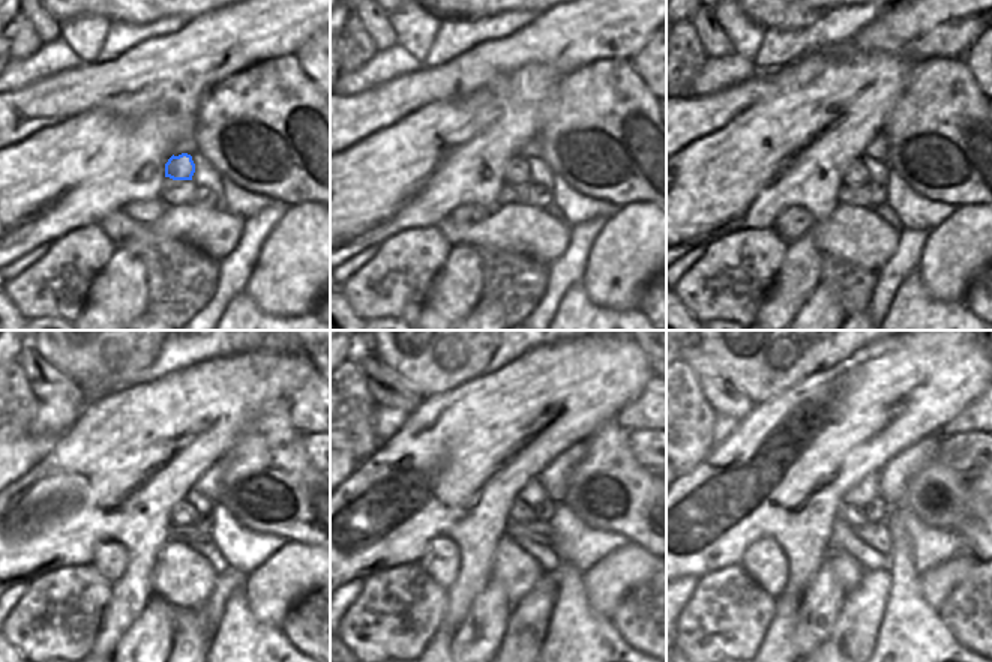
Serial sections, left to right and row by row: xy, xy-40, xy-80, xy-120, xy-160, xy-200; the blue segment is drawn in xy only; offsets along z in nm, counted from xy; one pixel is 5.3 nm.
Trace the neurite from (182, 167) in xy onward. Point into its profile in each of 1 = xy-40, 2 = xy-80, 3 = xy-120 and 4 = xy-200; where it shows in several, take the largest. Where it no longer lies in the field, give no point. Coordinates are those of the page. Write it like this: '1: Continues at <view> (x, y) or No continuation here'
1: Continues at xy-40 (517, 171)
2: Continues at xy-80 (856, 174)
3: Continues at xy-120 (182, 514)
4: Continues at xy-200 (854, 514).

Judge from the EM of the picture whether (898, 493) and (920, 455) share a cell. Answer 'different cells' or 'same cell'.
same cell

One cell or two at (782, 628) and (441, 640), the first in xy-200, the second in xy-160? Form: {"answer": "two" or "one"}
{"answer": "one"}

